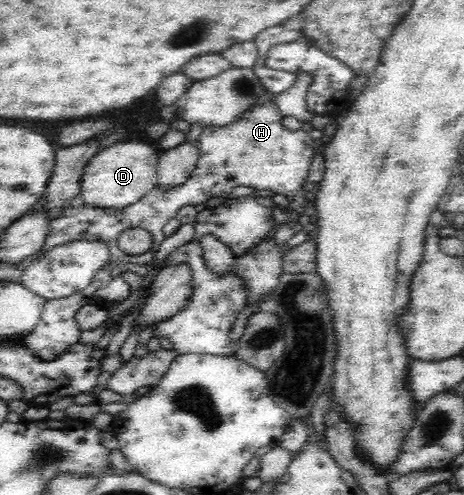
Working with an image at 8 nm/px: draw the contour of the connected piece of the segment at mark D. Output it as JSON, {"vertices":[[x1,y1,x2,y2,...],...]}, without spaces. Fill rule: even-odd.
{"vertices":[[129,139,128,142,118,142,103,148,88,161,79,178,78,195,86,204,100,208,124,208,155,188,161,155,155,143]]}

